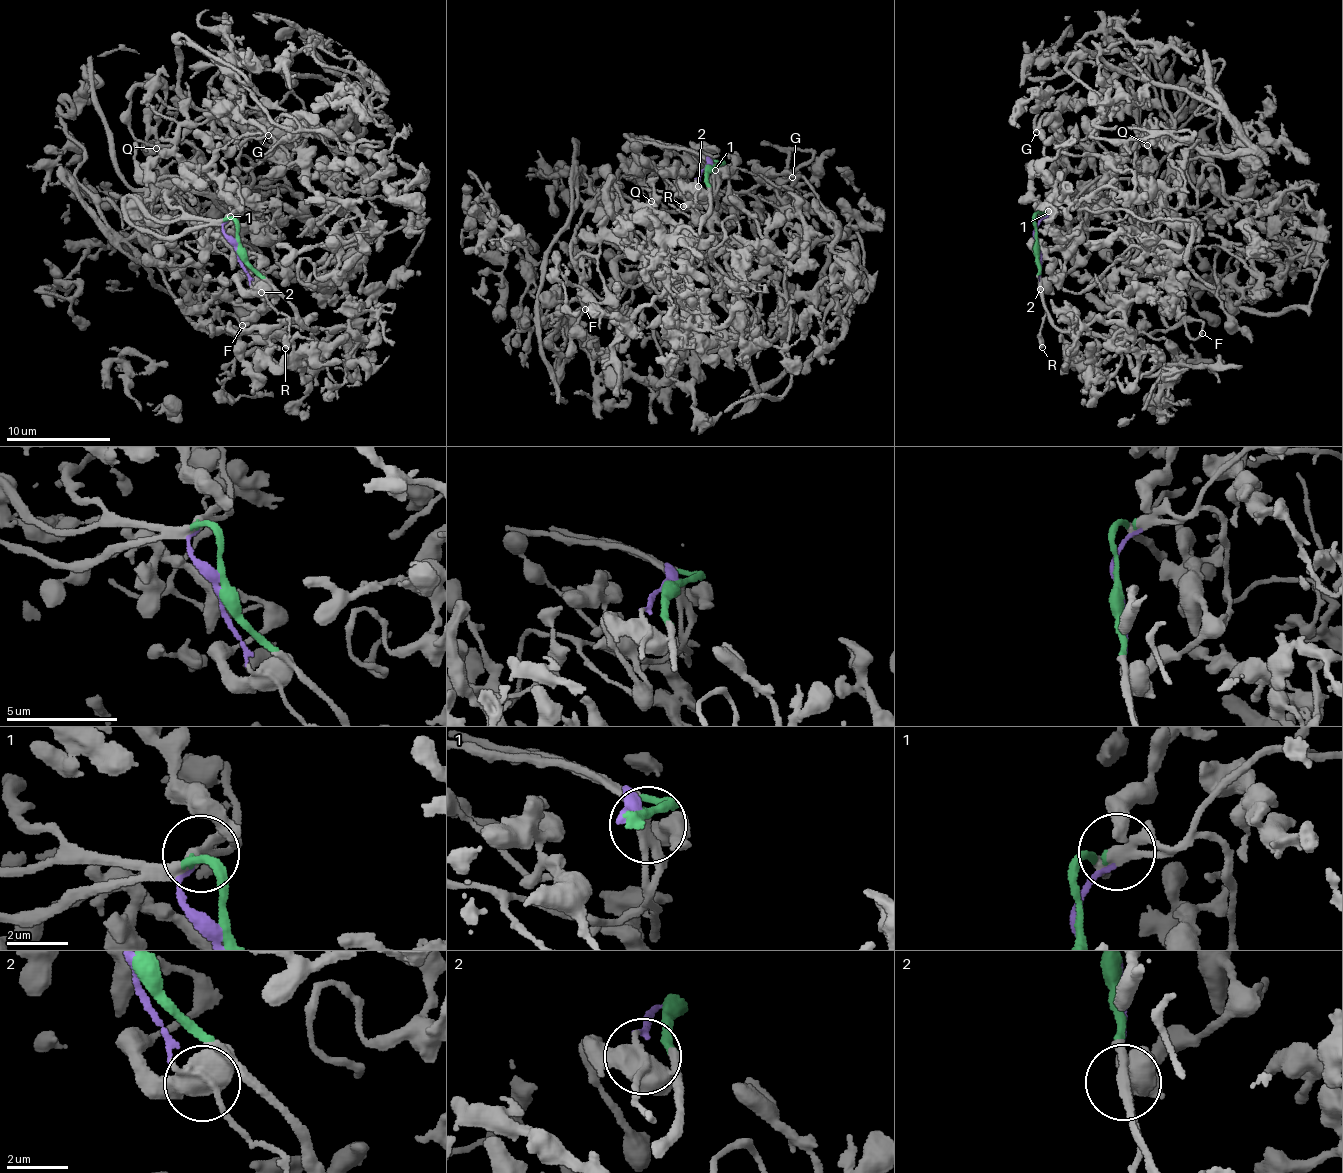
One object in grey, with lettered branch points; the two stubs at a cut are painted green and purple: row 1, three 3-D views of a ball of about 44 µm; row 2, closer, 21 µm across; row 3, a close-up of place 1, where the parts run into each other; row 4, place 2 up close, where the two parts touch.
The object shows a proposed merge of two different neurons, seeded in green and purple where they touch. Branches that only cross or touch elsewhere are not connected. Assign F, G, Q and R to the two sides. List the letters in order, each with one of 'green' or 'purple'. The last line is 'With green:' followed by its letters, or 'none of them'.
F: green
G: green
Q: green
R: purple
With green: F, G, Q

